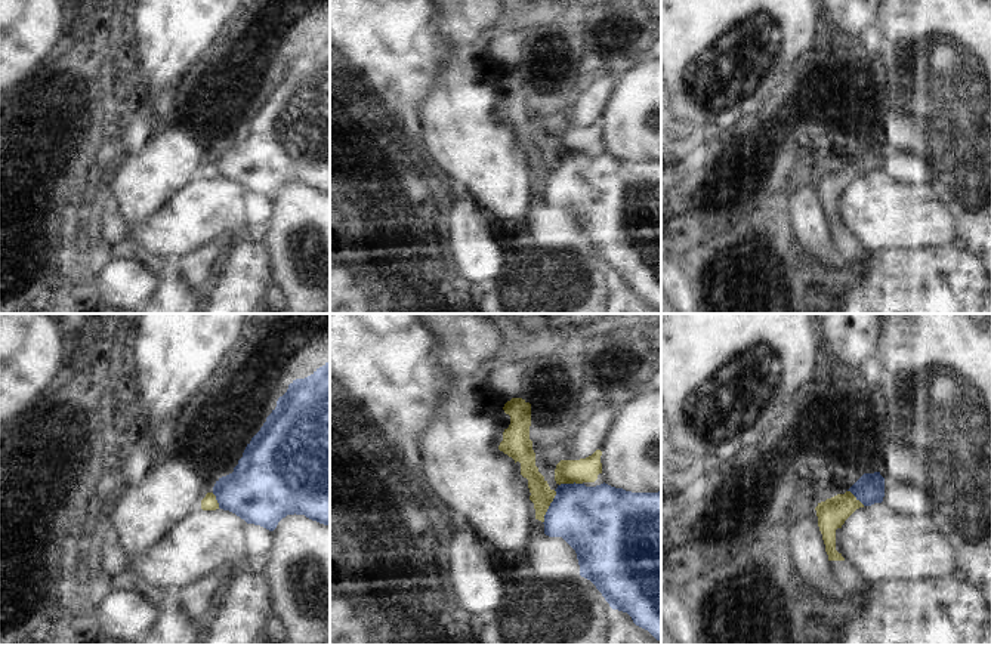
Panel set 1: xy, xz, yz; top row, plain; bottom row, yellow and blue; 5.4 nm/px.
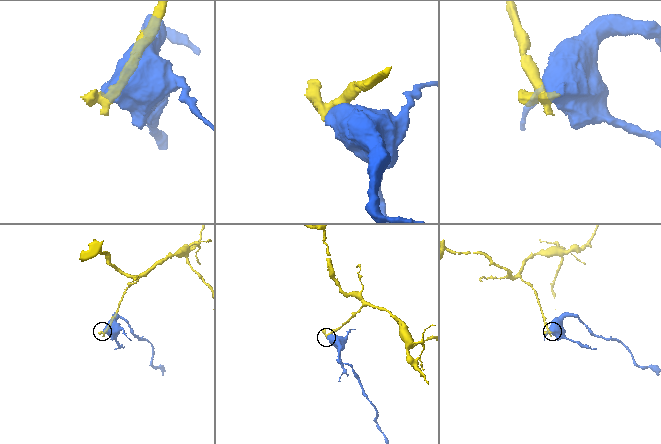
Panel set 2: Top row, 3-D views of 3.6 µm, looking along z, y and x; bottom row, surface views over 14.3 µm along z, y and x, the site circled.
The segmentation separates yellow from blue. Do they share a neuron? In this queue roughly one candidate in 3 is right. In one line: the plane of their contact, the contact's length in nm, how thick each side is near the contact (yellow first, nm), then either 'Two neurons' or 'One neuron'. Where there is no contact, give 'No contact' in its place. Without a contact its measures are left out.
Touches yellow in xz. Shared border 200 nm. Thickness 120 nm (yellow) against 360 nm. Two neurons.

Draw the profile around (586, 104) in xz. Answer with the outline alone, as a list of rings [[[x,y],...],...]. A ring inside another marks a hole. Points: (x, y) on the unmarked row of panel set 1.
[[[605,67],[584,80],[565,104],[561,129],[580,129],[601,117],[617,81],[617,68]]]

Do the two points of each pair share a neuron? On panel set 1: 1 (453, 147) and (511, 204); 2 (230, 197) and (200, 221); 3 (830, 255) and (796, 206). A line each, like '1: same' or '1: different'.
1: same
2: same
3: same

